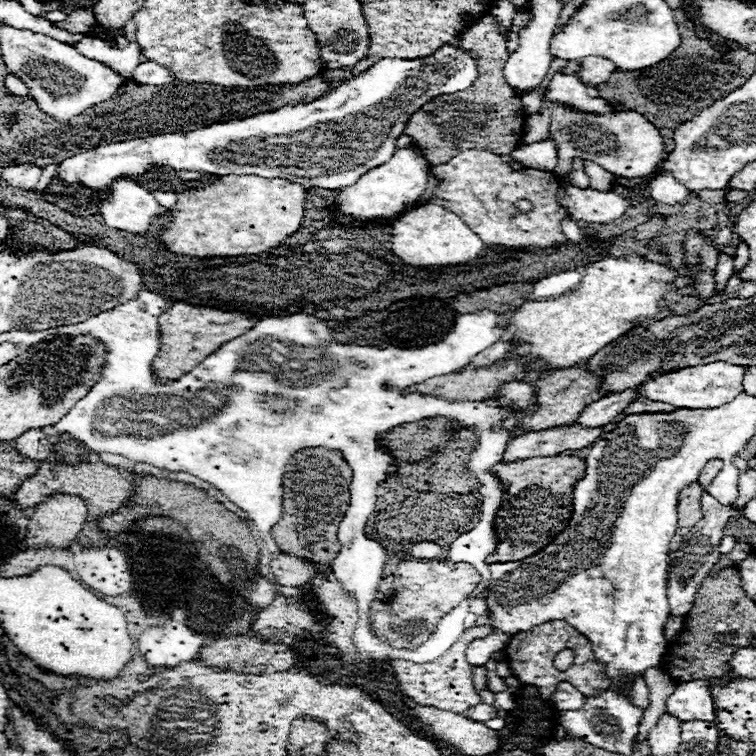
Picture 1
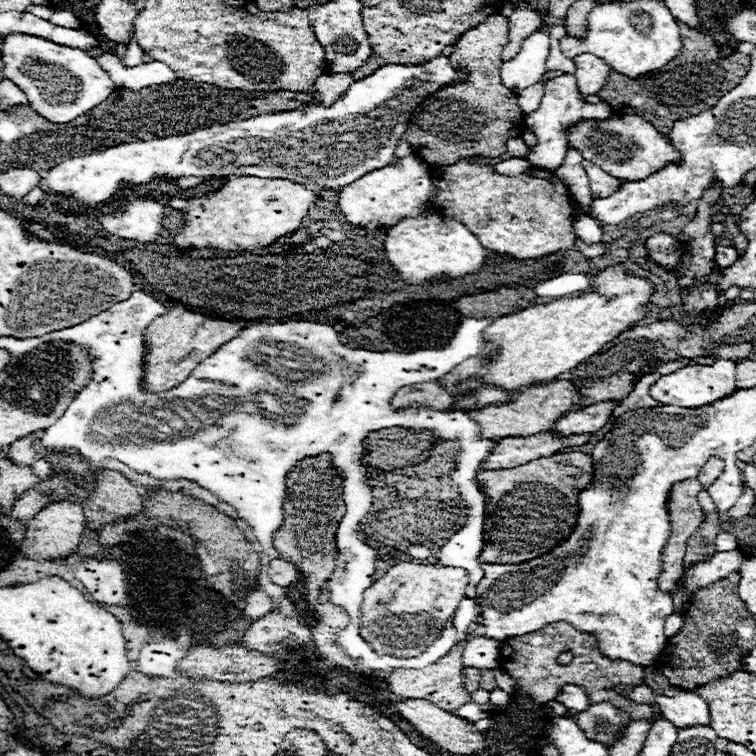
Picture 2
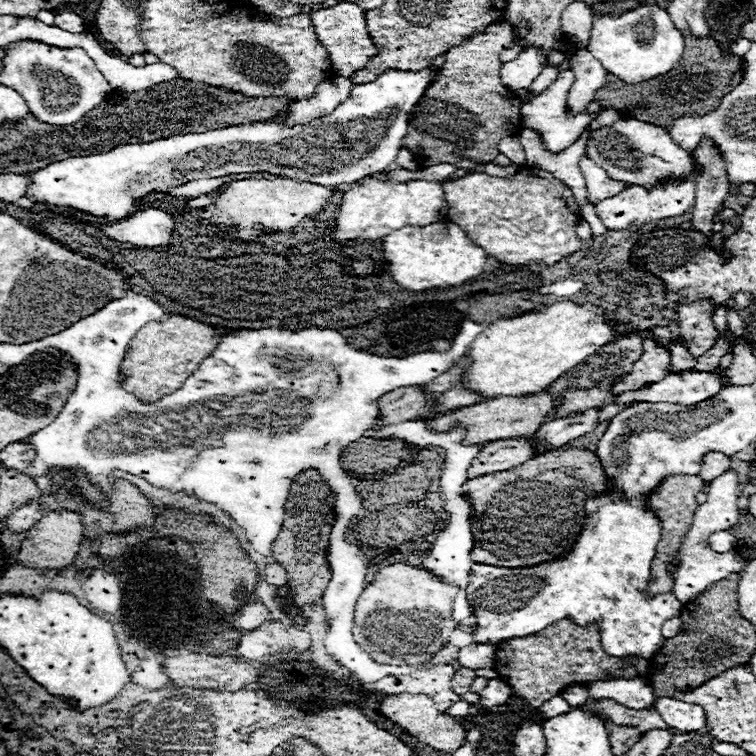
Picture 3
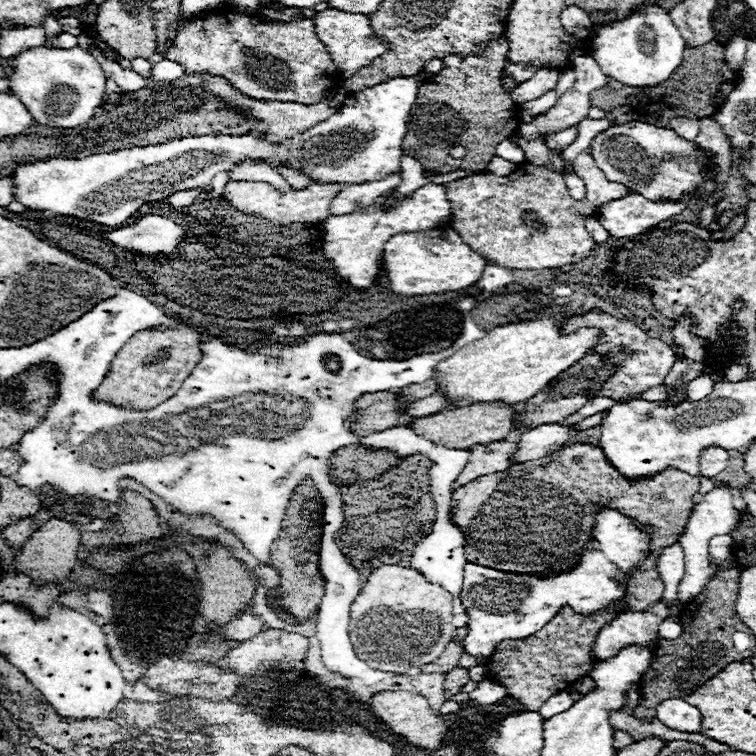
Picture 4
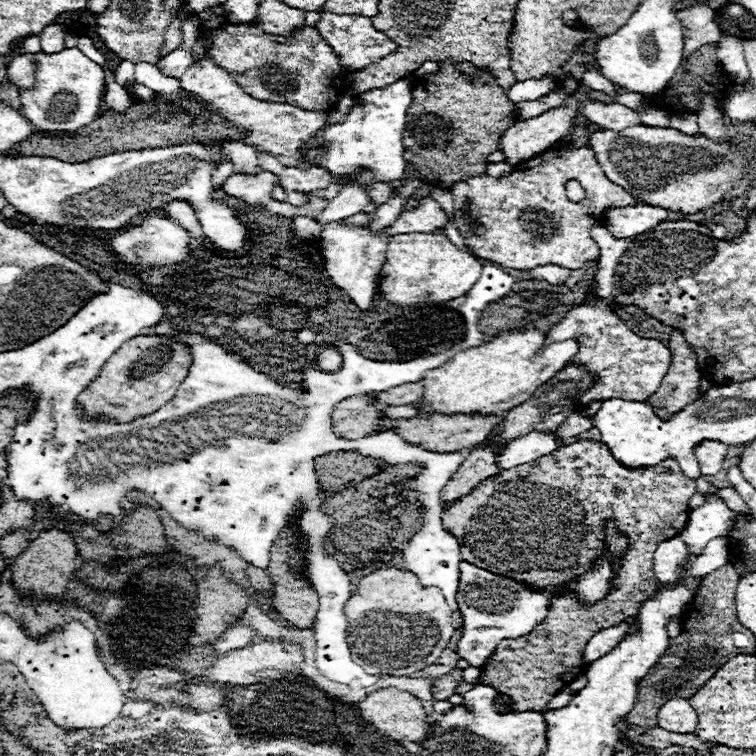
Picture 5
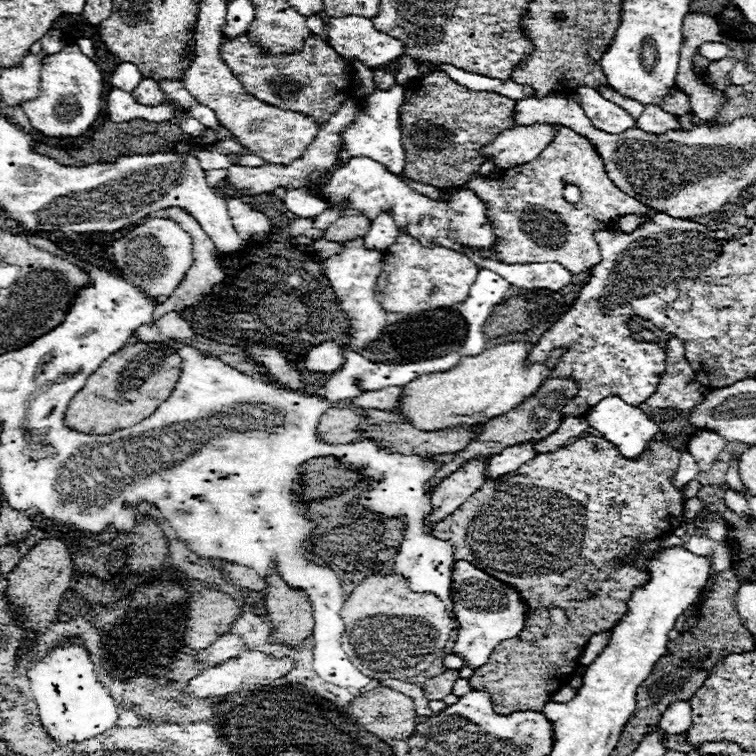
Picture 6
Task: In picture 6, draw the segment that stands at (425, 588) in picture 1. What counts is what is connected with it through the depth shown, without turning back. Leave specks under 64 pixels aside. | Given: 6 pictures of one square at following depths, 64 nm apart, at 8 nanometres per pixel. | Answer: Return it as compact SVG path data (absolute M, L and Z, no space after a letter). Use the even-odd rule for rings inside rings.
M374 574L362 580L344 602L340 616L346 624L342 650L364 676L374 680L406 680L422 674L456 628L456 620L434 594L412 592L396 574Z

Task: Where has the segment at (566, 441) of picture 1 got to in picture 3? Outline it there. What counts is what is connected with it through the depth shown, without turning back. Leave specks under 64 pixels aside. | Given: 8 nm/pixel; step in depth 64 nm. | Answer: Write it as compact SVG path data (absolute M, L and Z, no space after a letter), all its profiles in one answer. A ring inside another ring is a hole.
M508 438L482 444L482 450L468 468L468 480L492 472L510 470L532 458L532 448L526 438Z

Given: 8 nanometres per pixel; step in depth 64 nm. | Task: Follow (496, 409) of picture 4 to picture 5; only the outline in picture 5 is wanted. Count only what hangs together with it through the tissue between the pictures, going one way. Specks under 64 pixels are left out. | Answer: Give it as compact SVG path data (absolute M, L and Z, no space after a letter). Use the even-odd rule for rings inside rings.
M352 396L342 400L332 410L332 426L336 436L346 440L356 440L362 436L368 436L370 432L376 432L384 418L378 416L376 406L372 404L372 398ZM432 416L428 420L420 420L420 418L410 418L410 420L386 420L384 422L384 430L396 432L400 434L408 444L414 446L422 446L424 450L430 452L462 452L462 450L470 450L472 446L480 444L486 440L486 436L490 434L490 430L494 430L498 426L498 422L502 420L502 416Z

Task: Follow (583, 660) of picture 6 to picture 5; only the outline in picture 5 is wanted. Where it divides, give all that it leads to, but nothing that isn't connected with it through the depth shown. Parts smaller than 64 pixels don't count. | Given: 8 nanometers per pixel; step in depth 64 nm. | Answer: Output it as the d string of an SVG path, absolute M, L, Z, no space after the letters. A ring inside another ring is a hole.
M624 621L620 622L618 626L612 626L612 628L606 628L606 630L596 633L586 645L584 662L590 664L596 658L600 658L604 652L612 650L620 642L620 638L624 638L630 631L635 630L636 627L634 621Z

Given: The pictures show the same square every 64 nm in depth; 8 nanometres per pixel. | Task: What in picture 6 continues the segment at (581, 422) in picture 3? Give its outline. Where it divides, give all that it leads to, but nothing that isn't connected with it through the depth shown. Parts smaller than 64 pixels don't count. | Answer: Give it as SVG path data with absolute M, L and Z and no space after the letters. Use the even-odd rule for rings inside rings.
M522 444L522 446L510 446L508 450L504 450L502 454L496 454L488 460L484 478L486 480L498 480L514 470L518 470L522 464L526 464L528 460L532 460L536 456L534 452L534 444Z

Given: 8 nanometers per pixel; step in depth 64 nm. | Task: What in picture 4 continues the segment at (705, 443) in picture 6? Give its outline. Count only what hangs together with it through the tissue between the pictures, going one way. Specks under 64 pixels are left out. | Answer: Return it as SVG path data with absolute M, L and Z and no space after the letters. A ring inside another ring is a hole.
M718 446L704 448L700 452L700 476L706 478L718 476L722 470L726 470L726 462L728 462L728 452L724 448Z

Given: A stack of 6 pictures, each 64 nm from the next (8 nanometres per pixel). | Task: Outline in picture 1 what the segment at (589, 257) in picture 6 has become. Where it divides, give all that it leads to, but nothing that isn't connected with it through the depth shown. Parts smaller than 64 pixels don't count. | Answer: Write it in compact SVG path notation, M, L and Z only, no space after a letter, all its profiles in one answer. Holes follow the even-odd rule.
M464 150L446 164L430 166L430 176L432 180L428 180L428 190L424 192L422 202L440 204L458 214L488 246L540 252L568 242L560 222L570 216L558 200L560 178L554 172L532 168L514 172L500 160L498 154L488 150ZM585 160L583 164L585 172L590 178L590 188L600 192L610 192L612 190L616 180L610 172L606 172L604 168L600 168L596 163L589 160ZM518 200L530 200L532 210L522 214L516 208Z

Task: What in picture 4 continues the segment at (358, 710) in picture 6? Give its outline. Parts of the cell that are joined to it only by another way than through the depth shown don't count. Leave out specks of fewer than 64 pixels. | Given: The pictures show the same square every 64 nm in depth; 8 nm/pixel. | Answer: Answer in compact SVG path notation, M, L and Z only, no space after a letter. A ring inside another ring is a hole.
M396 690L396 692L378 692L368 700L368 710L396 736L408 740L414 746L436 750L440 748L442 736L448 732L448 726L444 720L438 718L438 714L428 706L428 702L420 694Z

